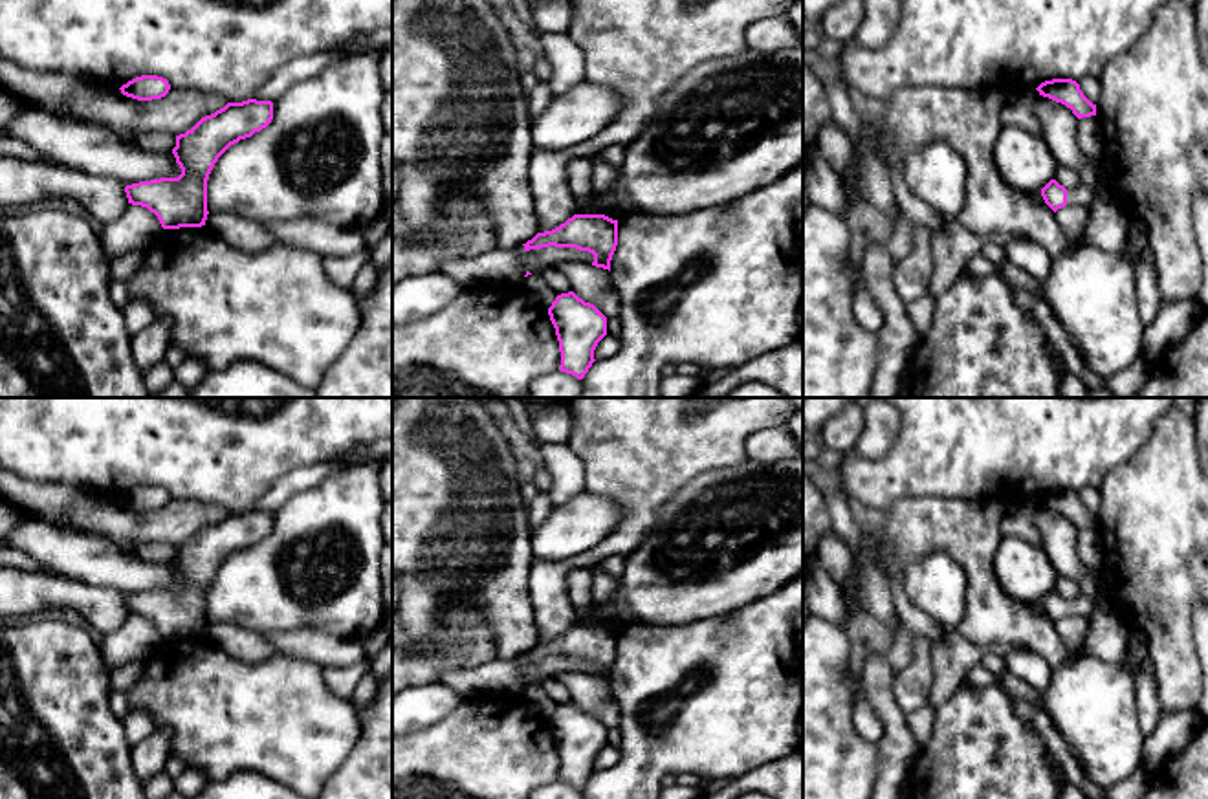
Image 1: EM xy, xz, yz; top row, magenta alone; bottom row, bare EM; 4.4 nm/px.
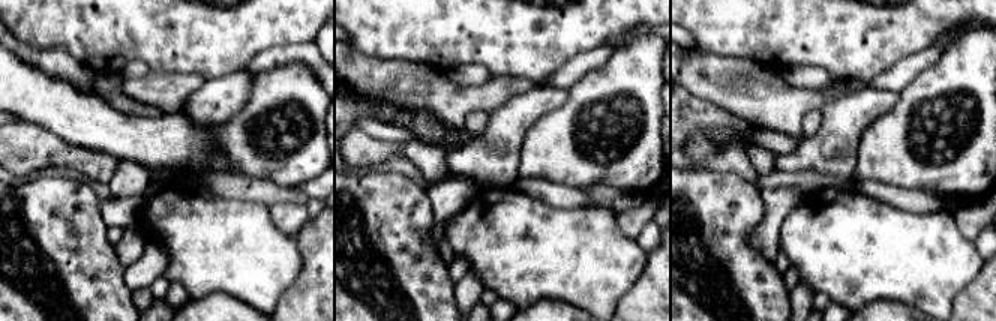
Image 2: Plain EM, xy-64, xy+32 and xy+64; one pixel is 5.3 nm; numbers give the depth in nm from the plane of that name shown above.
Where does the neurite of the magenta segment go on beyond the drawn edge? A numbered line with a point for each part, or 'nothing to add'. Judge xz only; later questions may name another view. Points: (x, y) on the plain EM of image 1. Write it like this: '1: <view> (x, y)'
nothing to add

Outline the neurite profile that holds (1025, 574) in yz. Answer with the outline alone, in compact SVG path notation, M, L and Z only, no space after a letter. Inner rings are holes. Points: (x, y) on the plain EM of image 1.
M1001 537L994 566L1001 590L1025 605L1041 601L1058 579L1045 548L1017 537Z

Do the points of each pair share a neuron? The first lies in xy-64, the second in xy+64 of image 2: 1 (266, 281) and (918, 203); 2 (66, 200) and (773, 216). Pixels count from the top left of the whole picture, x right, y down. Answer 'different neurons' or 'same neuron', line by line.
1: different neurons
2: different neurons

